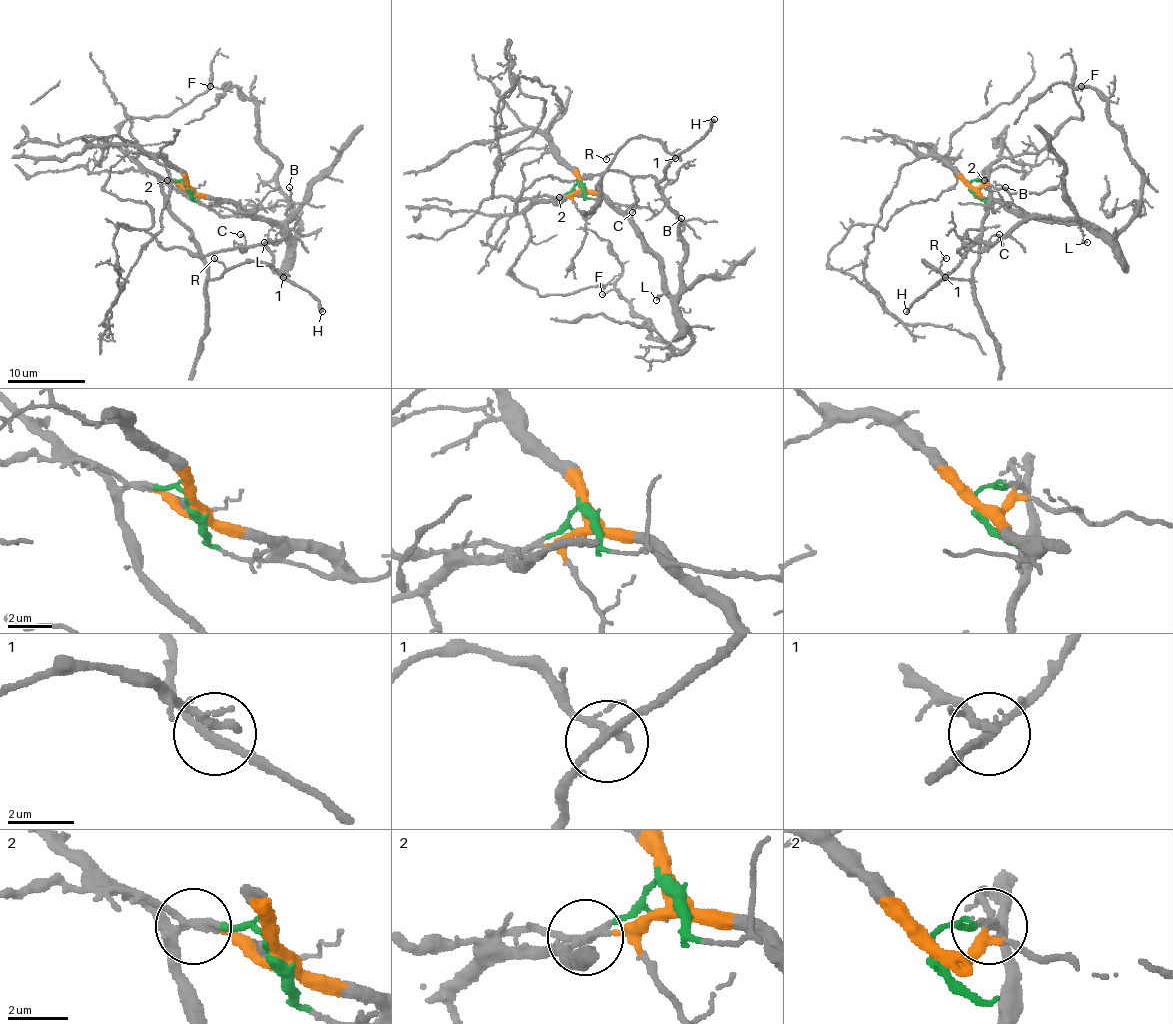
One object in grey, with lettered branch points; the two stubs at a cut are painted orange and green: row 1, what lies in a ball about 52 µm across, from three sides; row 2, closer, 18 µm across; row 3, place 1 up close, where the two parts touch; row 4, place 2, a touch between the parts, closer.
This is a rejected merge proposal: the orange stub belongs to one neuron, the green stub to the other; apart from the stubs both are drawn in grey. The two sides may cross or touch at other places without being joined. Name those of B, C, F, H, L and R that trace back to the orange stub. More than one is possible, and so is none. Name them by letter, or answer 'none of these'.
B, C, F, H, L

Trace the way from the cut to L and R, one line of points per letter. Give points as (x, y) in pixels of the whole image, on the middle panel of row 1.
L: (580, 183), (599, 191), (621, 213), (640, 244), (658, 261), (664, 290), (656, 300)
R: (580, 183), (555, 201), (590, 193), (599, 185), (601, 174), (617, 152), (605, 158)

